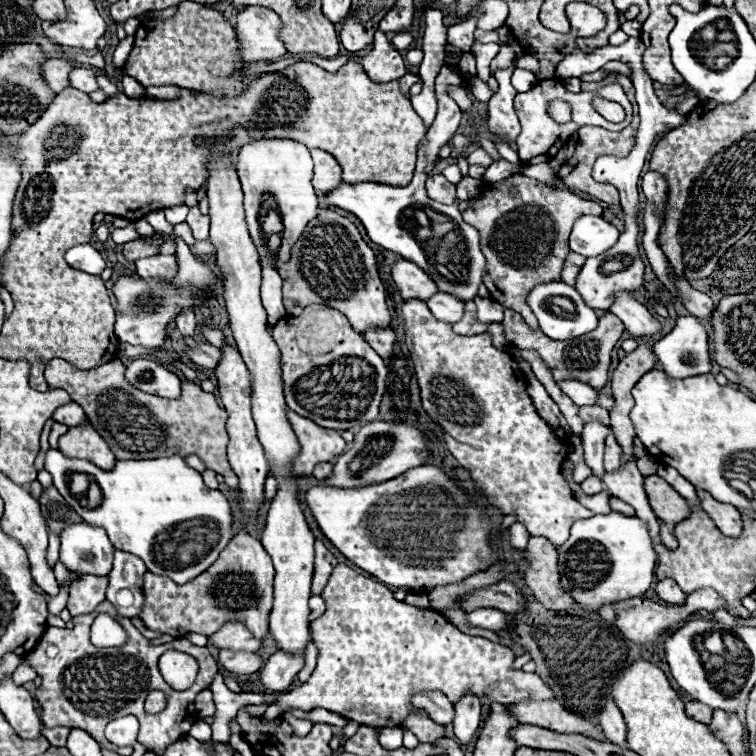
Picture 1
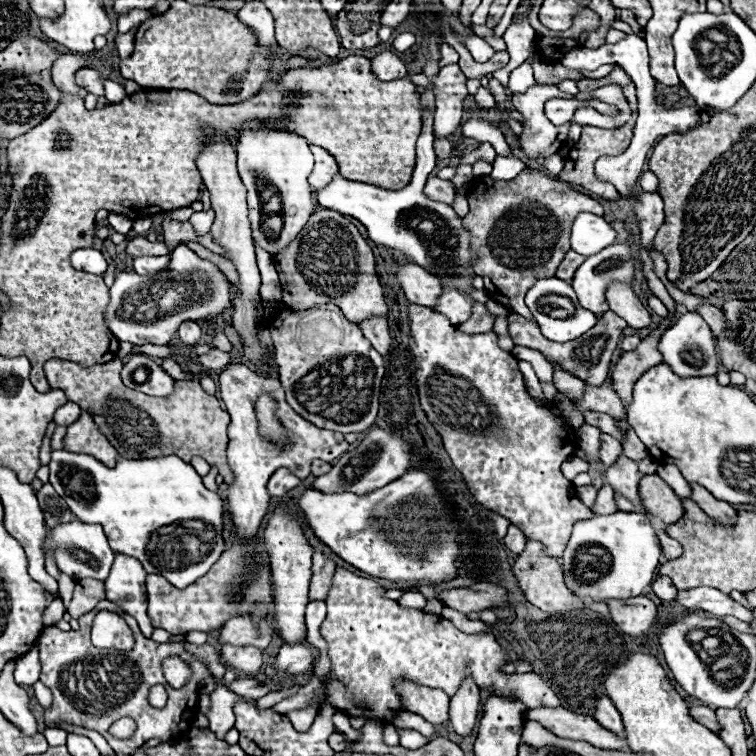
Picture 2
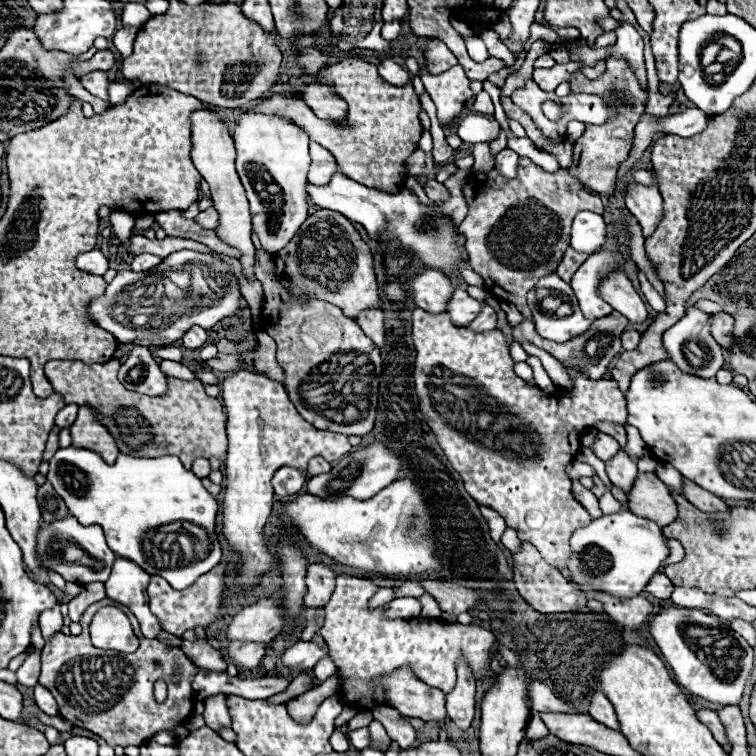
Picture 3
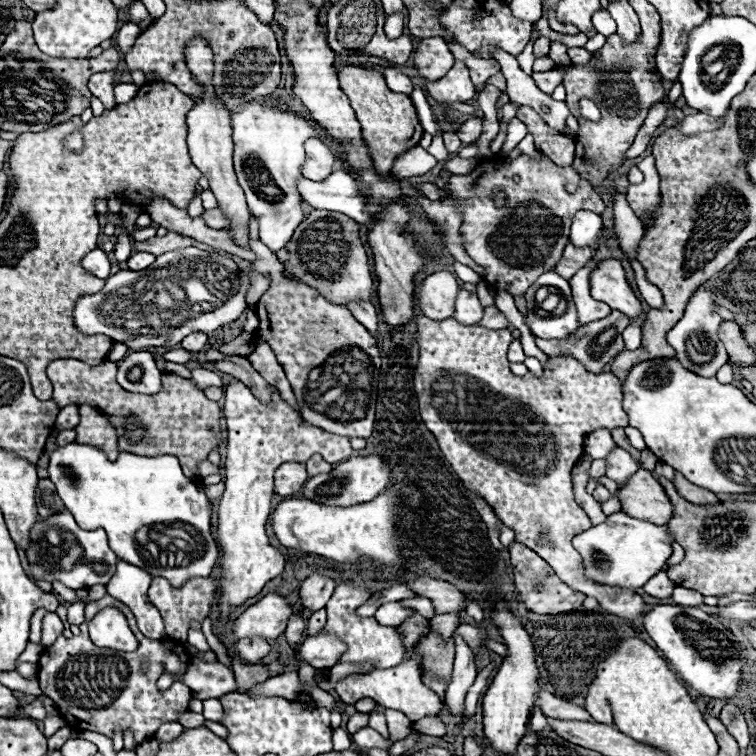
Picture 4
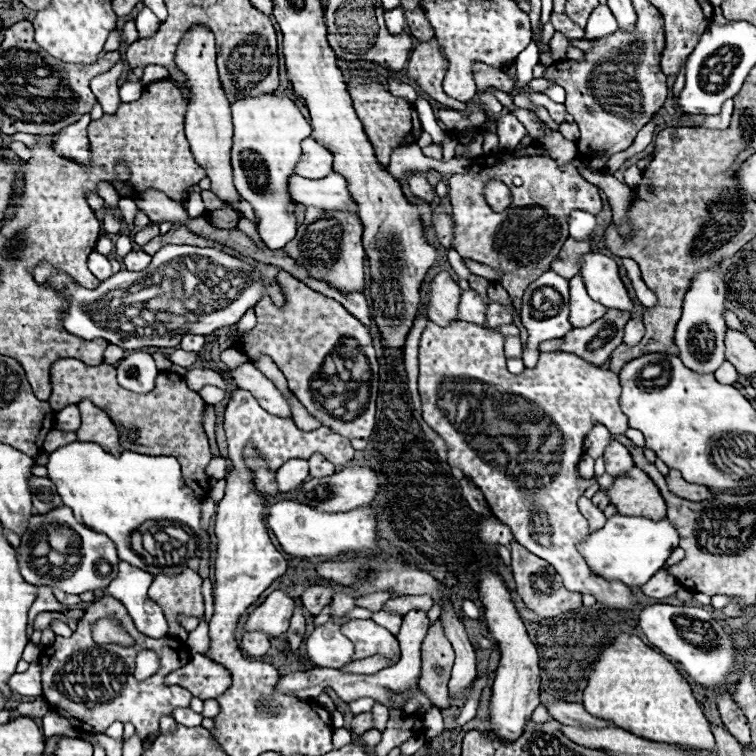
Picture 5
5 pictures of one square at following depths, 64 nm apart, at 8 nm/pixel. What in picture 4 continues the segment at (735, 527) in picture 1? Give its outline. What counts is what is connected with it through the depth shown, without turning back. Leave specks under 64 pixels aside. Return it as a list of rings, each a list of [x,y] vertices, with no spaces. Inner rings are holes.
[[[676,472],[674,486],[676,486],[676,490],[678,490],[678,494],[682,498],[686,498],[688,502],[692,502],[696,506],[716,506],[716,504],[720,504],[720,500],[716,498],[716,494],[700,488],[700,486],[696,486],[692,482],[688,482],[680,472]]]

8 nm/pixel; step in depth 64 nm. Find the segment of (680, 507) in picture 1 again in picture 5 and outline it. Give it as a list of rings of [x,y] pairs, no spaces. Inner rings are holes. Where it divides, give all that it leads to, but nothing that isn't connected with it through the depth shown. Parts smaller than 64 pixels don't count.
[[[632,468],[628,474],[616,478],[606,494],[620,514],[644,516],[652,520],[666,518],[668,508],[658,486],[640,468]]]

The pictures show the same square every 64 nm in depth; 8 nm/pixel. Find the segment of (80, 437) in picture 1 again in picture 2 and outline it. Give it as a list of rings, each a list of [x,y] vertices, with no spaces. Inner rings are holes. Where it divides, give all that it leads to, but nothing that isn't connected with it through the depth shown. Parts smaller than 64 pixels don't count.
[[[82,412],[78,422],[68,426],[66,438],[64,438],[64,450],[72,450],[76,454],[92,454],[98,462],[112,468],[116,464],[116,450],[106,440],[106,436],[98,430],[92,416]]]

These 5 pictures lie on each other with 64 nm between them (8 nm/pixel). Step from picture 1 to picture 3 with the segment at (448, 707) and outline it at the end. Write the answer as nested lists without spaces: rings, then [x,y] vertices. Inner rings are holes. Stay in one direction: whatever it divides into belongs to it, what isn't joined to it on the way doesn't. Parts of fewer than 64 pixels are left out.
[[[398,668],[392,674],[380,678],[384,684],[386,698],[392,708],[396,708],[404,716],[422,718],[424,722],[442,722],[446,718],[446,694],[438,688],[430,688],[424,682],[420,682],[410,668]]]

